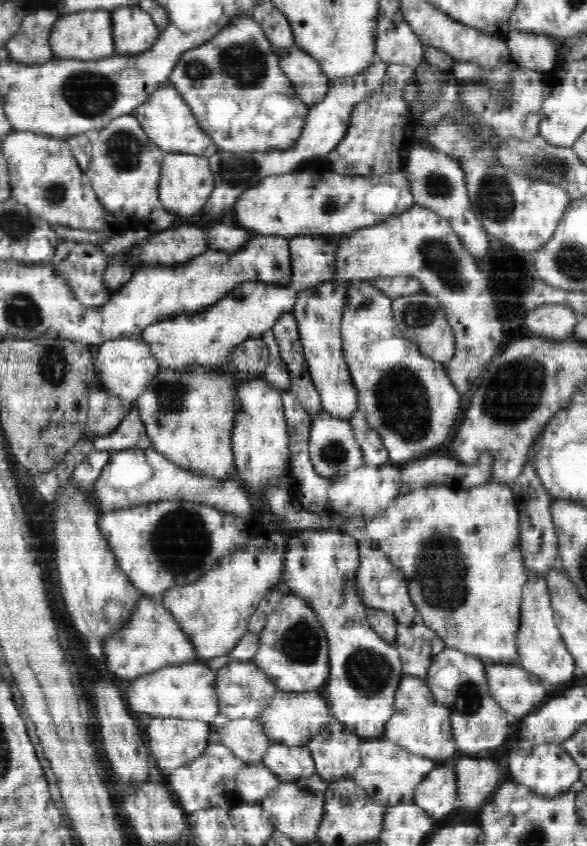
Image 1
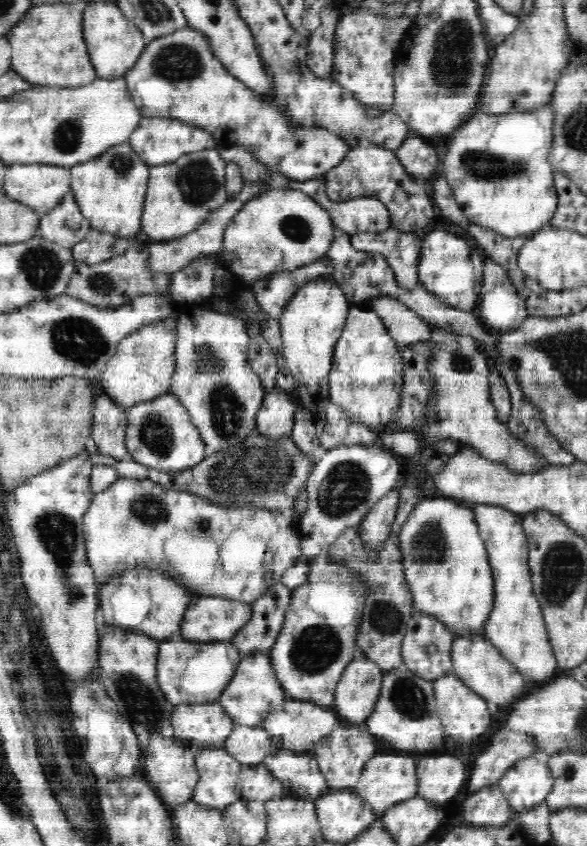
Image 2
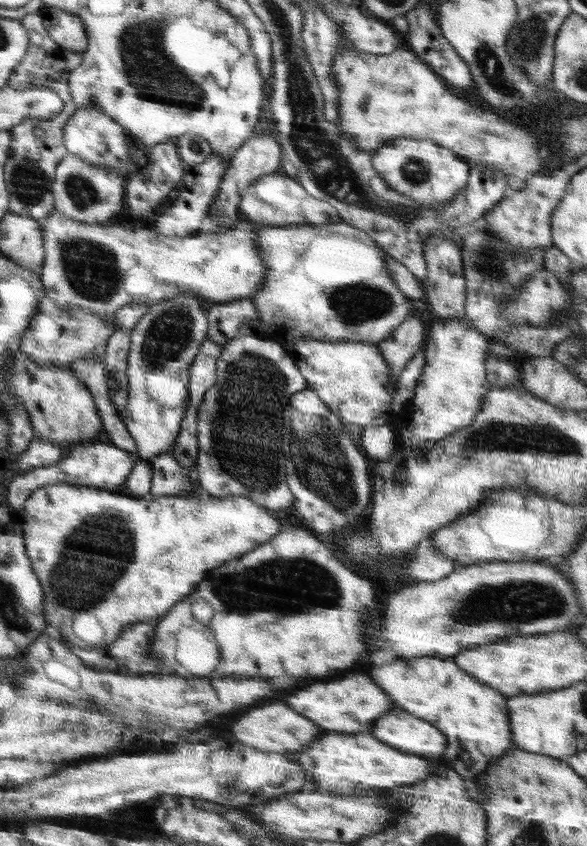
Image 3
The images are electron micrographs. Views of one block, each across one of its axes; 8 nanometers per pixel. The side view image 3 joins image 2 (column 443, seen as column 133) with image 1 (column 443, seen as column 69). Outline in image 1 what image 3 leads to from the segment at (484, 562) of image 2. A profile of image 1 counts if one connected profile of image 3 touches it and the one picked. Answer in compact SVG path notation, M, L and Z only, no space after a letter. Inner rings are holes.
M496 479L469 489L424 486L400 494L382 515L372 520L341 515L340 524L332 530L358 541L368 538L374 548L386 553L391 563L402 569L408 588L412 588L411 599L416 600L418 621L436 631L446 647L460 649L488 664L508 665L518 663L516 634L520 628L522 592L528 574L520 550L518 510L511 488ZM450 624L455 628L453 633L448 631Z

